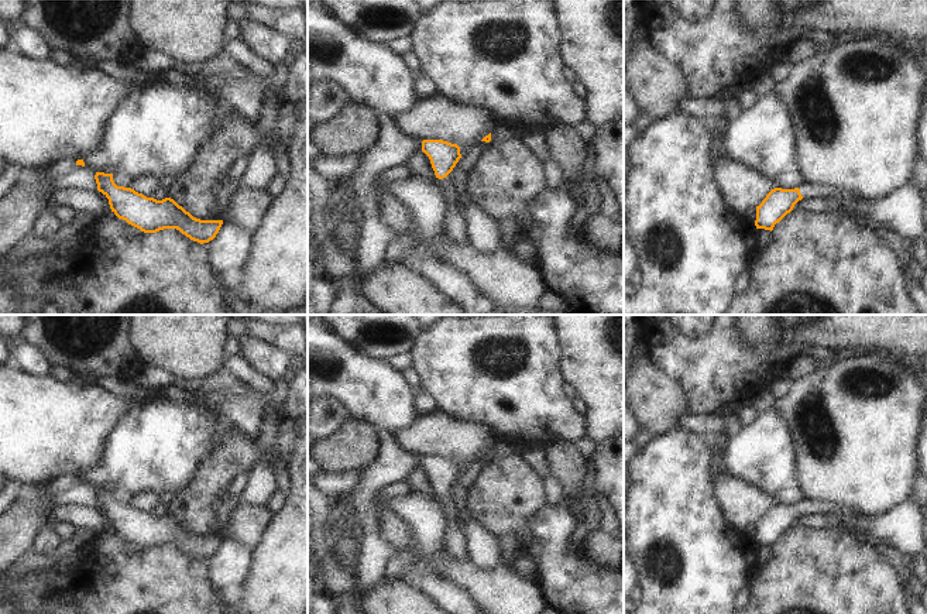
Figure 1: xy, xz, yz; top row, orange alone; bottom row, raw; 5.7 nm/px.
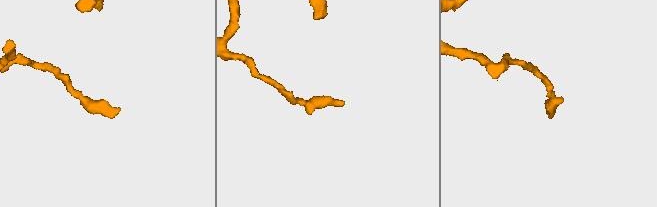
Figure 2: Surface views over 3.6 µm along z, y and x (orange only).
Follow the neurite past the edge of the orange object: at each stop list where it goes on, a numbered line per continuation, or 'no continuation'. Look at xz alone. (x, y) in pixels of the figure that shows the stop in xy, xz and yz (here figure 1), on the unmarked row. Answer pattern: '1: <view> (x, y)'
1: xz (455, 544).

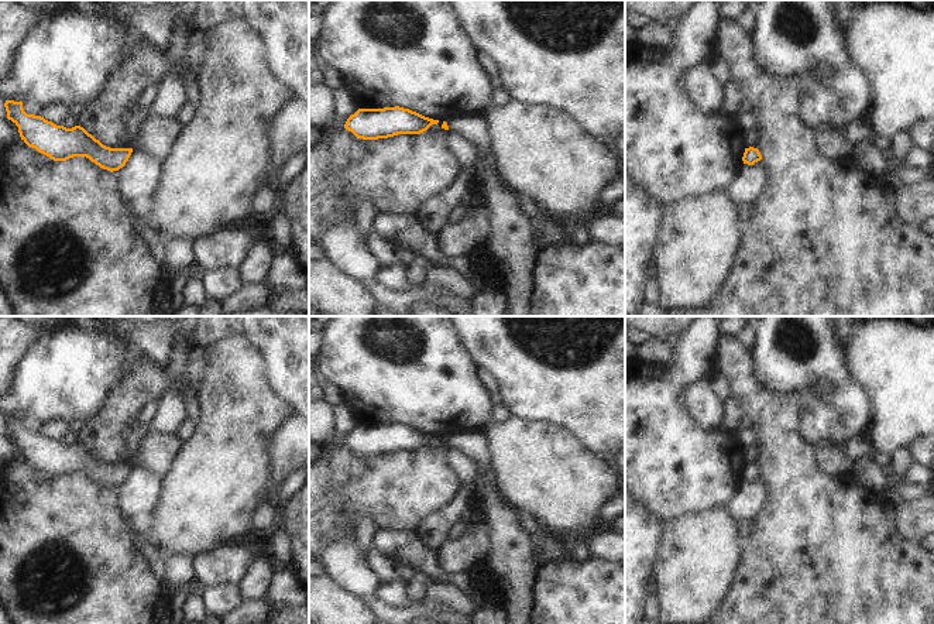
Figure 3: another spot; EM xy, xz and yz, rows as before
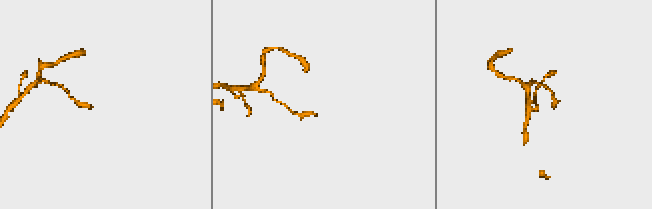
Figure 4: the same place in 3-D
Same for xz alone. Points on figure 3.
no continuation.

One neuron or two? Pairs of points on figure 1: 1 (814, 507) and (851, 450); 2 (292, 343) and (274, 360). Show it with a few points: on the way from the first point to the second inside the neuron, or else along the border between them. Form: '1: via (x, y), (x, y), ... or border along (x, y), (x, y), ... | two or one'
1: border along (806, 497), (841, 503), (851, 508) | two
2: border along (254, 336), (273, 342), (292, 354) | two

